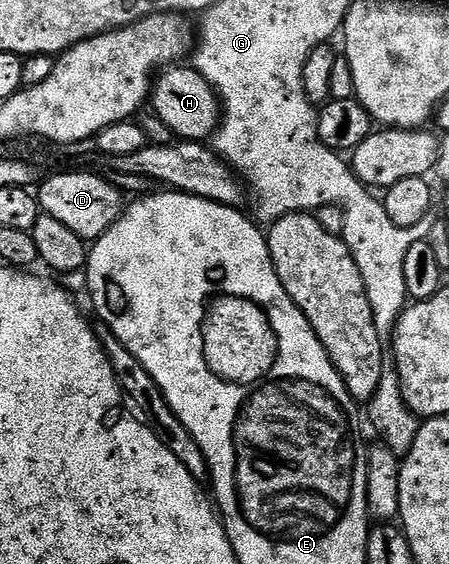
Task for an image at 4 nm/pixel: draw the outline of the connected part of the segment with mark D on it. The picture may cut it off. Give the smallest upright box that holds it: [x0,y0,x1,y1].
[37,173,125,243]

